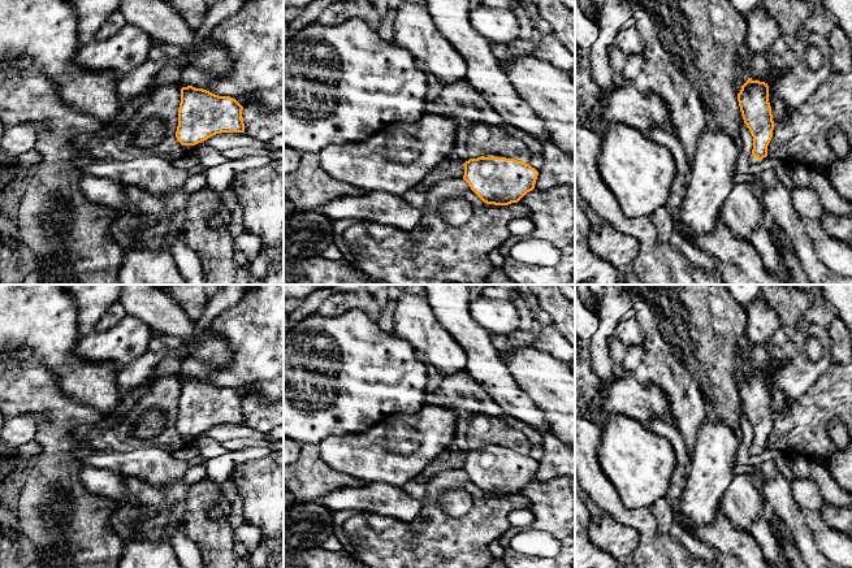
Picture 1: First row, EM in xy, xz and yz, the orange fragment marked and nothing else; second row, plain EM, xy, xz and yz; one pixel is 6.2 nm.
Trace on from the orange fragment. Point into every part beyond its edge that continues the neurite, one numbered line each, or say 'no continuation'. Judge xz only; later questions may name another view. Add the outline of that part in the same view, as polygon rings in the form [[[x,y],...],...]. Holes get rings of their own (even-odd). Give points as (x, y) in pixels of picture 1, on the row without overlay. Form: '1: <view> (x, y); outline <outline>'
no continuation

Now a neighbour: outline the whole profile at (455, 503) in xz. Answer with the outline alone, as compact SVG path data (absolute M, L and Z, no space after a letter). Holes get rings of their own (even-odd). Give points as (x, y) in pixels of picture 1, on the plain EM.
M450 490L440 497L440 506L446 515L458 519L470 512L472 500L464 490Z

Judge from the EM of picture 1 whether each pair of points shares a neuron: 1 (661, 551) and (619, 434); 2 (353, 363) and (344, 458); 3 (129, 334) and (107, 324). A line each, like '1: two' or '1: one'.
1: two
2: two
3: two

